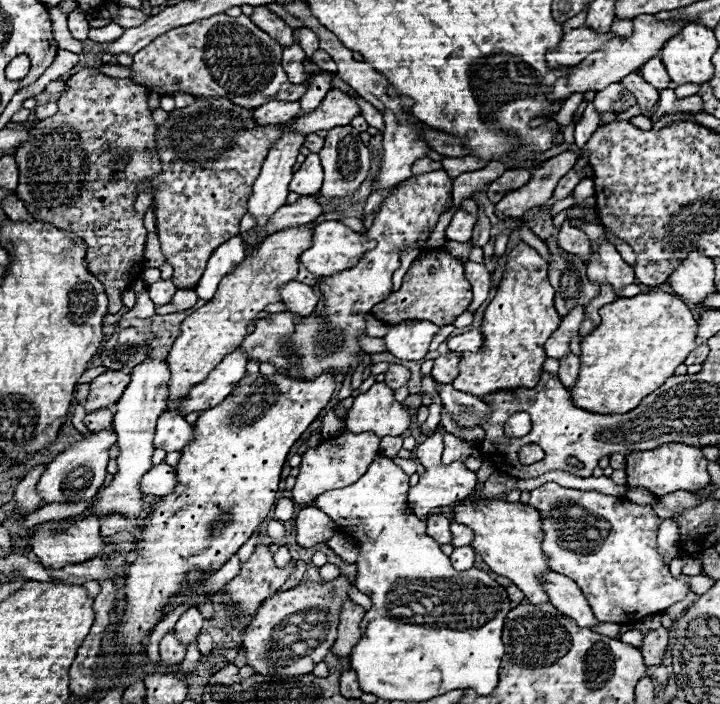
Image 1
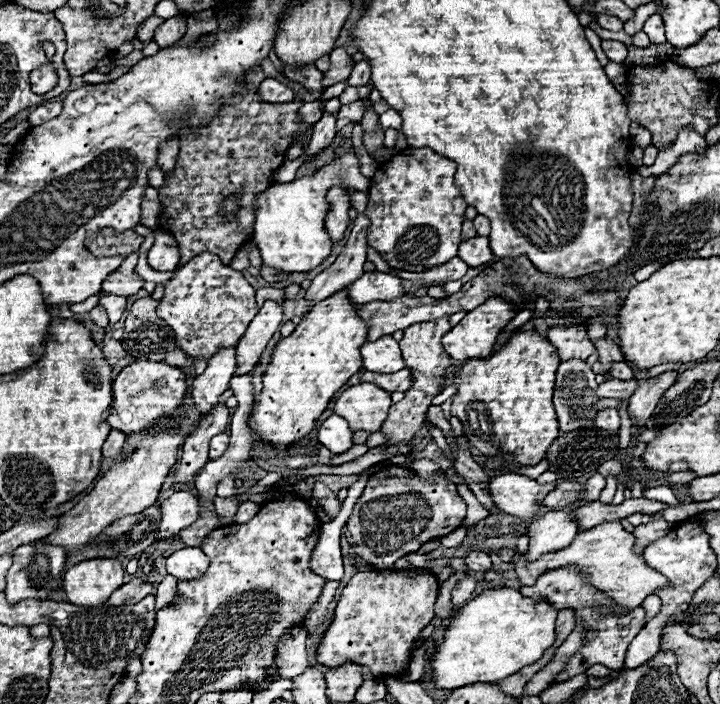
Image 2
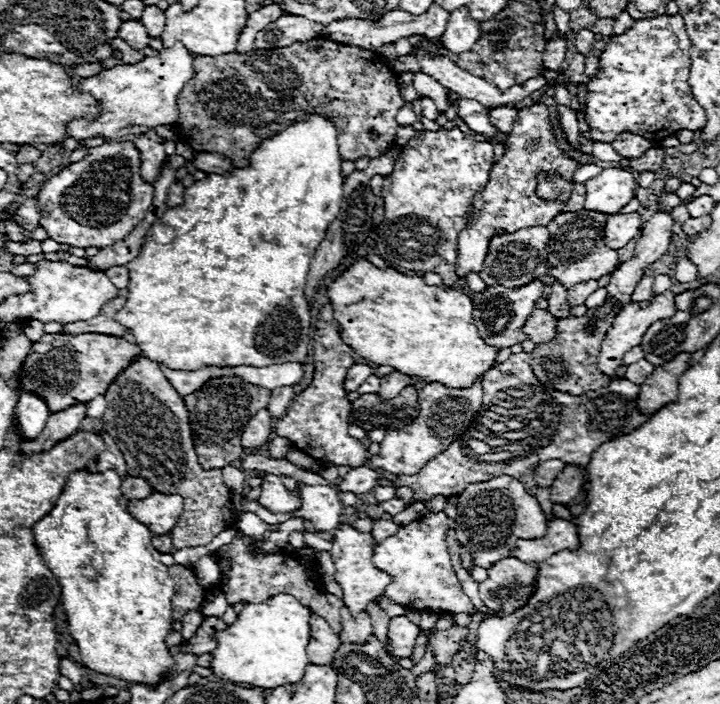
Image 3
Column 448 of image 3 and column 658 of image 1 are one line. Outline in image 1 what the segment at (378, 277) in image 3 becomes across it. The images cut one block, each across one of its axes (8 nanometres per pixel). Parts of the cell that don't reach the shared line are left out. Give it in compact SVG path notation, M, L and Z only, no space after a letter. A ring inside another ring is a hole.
M656 290L638 294L634 298L618 298L600 308L602 322L580 342L580 378L576 386L570 386L572 402L582 410L594 414L626 414L634 410L644 396L660 388L694 350L694 338L698 334L698 322L692 310L674 294Z

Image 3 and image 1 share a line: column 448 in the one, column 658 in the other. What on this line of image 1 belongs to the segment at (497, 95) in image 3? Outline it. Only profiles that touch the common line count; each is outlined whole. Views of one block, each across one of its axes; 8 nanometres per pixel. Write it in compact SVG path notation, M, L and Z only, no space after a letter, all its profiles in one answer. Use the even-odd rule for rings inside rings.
M658 58L648 60L648 62L640 68L640 72L642 72L644 80L646 80L648 84L652 84L654 88L658 88L658 90L666 90L668 84L670 84L668 72L664 70L664 66L662 66L662 62L660 62Z

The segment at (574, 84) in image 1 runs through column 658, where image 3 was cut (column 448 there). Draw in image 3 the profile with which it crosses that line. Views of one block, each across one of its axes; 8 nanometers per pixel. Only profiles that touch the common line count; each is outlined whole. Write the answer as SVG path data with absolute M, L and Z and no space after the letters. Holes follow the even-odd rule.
M466 6L454 10L450 14L444 34L440 36L442 46L452 54L462 54L470 52L478 40L480 40L480 22L470 16L470 10Z

